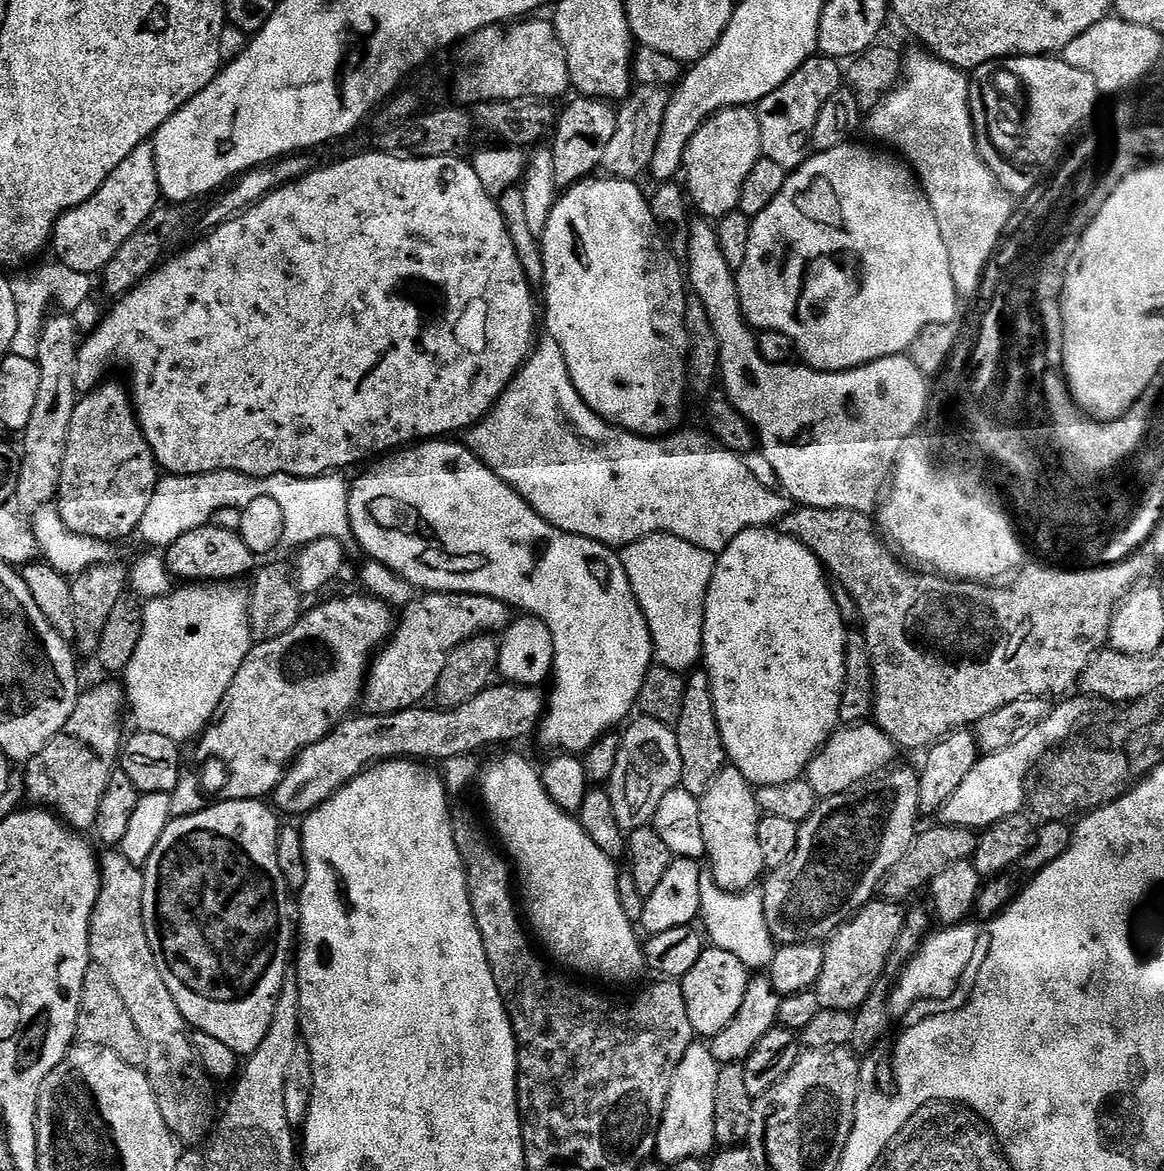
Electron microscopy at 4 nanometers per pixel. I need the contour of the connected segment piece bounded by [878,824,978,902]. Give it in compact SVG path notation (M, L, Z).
M940 824L936 828L928 828L917 835L916 840L902 854L902 862L890 866L890 870L884 876L884 881L880 883L879 895L883 899L893 902L905 902L911 898L915 892L923 893L931 884L934 877L942 872L946 866L954 866L954 862L971 860L972 852L976 848L978 839L977 833L970 828L955 828L949 824Z

